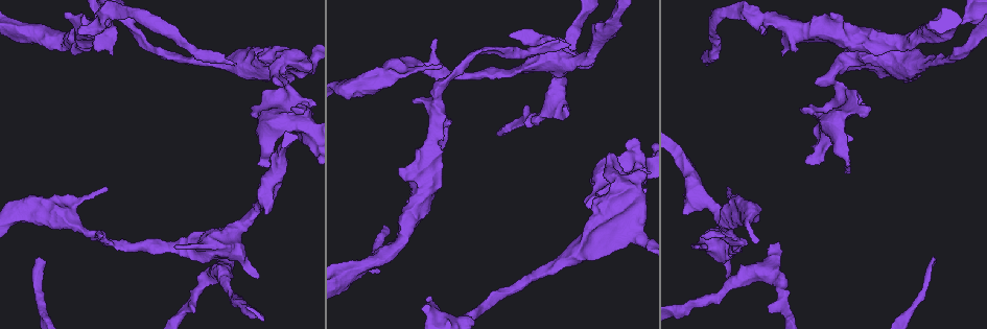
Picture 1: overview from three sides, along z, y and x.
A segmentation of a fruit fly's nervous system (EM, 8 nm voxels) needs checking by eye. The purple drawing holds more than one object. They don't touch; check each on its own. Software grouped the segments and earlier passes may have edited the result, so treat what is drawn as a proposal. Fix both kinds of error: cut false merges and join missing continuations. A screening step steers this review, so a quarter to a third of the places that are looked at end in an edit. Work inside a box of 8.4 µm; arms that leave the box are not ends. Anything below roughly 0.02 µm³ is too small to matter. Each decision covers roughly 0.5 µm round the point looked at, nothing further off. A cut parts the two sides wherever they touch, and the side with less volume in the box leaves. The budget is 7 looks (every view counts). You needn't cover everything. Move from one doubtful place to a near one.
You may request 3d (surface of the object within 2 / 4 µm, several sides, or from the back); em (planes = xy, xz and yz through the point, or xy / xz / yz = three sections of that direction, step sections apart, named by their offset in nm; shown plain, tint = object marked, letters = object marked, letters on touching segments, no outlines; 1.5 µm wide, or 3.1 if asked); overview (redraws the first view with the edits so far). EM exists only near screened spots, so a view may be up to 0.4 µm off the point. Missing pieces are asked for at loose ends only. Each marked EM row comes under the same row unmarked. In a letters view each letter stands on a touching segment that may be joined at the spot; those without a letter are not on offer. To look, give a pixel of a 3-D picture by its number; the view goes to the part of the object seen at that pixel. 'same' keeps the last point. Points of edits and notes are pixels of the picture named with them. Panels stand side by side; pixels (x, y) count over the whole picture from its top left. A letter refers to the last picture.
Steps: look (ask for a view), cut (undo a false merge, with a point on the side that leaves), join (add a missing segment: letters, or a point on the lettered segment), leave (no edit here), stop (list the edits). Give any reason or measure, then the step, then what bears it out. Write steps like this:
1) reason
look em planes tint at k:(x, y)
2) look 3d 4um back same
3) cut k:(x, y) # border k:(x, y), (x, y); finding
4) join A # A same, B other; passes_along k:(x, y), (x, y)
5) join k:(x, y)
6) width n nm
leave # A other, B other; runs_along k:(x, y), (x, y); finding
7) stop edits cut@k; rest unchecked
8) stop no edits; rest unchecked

branch stops here
look em planes letters at 1:(508, 36)

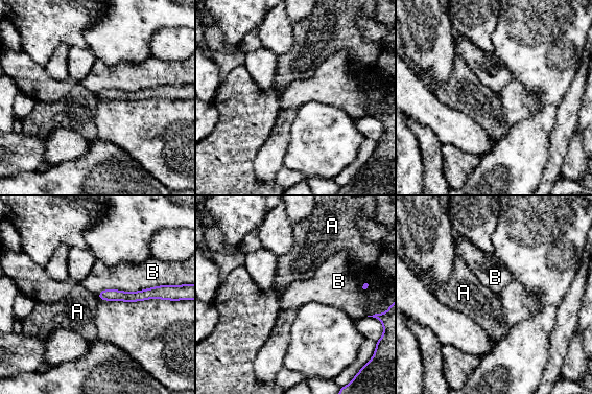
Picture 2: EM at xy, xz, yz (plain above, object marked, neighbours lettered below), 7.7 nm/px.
longest_contact B 550 nm
leave # A other, B other; none of them fits

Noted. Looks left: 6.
thin neck
look 3d 2um back at 1:(722, 292)

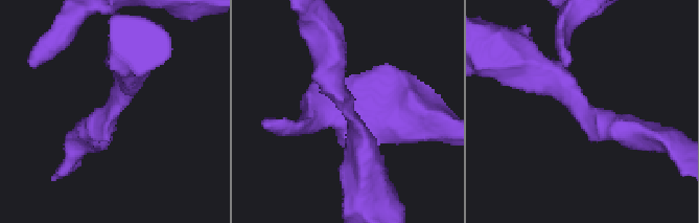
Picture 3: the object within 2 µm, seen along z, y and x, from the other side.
arm_widths 220, 400 nm
look em planes letters at 3:(351, 106)

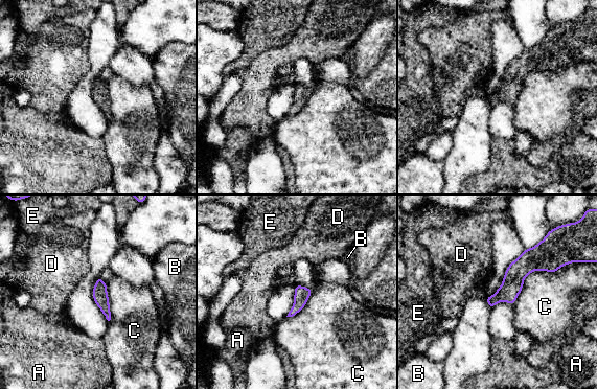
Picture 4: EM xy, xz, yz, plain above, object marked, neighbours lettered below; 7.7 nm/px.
leave # A other, B other, C other, D other, E other; runs_along 4:(551, 262), (530, 262), (490, 303); one neuron here

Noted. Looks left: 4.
look 3d 2um at 1:(895, 63)

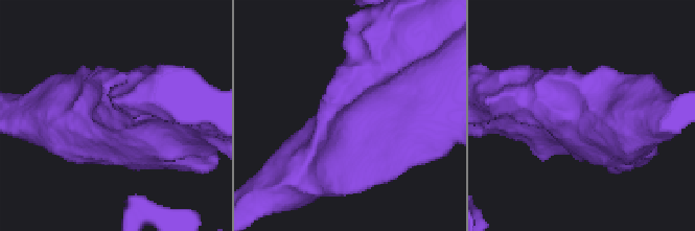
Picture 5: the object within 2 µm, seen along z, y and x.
arms 3; arm_widths 300, 380, 500 nm
look em xz step 8 tint at 5:(354, 109)

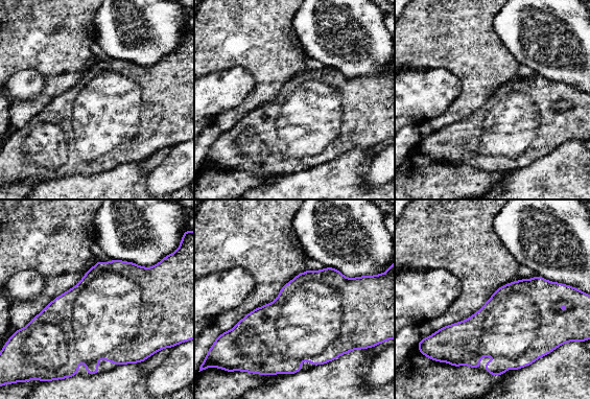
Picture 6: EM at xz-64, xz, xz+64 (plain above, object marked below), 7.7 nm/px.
cut it another way
look em planes letters same

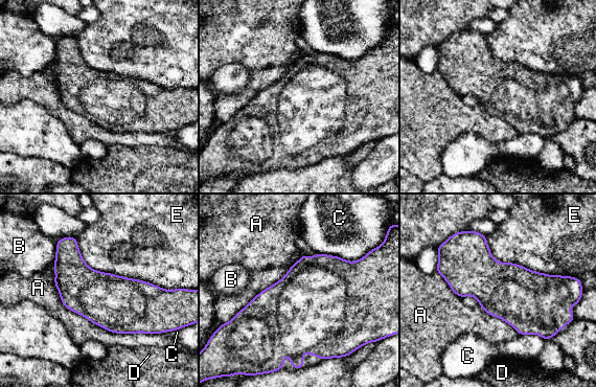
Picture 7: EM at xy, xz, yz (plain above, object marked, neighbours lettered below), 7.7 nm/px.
width 360 nm
leave # A other, B other, C other, D other, E other; all the same neuron

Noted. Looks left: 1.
stop no edits; rest unchecked

